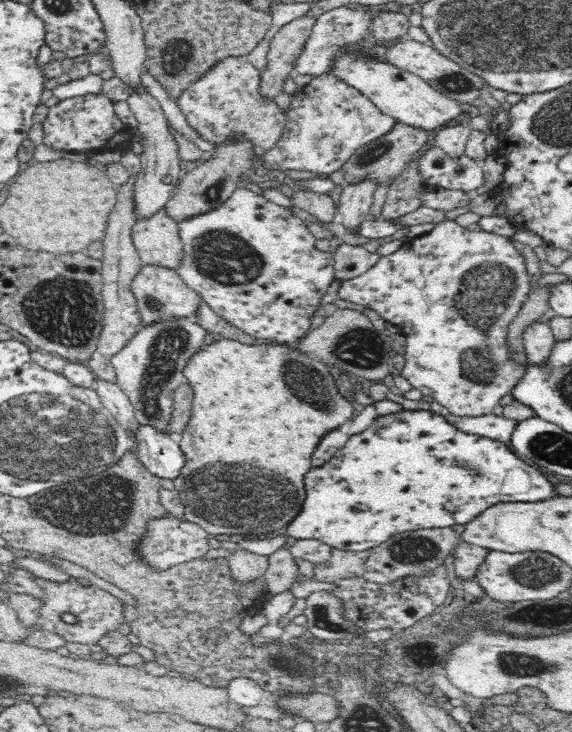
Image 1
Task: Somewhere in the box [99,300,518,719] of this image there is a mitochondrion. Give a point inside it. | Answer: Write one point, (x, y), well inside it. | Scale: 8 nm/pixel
(212, 494)

